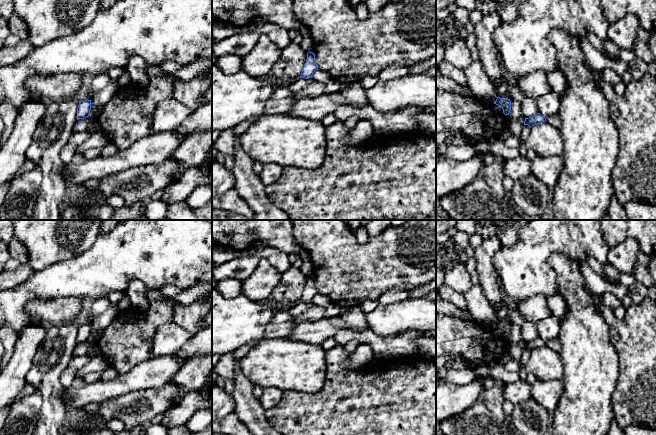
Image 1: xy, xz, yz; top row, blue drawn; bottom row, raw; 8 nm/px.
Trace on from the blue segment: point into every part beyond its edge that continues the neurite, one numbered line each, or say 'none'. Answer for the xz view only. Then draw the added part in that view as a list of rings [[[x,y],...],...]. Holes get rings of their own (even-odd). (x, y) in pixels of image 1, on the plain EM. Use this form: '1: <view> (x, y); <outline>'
none

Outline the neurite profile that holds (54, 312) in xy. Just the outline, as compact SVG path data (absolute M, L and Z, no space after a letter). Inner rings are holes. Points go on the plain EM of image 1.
M75 297L34 299L26 305L26 312L47 327L74 322L82 310L82 300Z

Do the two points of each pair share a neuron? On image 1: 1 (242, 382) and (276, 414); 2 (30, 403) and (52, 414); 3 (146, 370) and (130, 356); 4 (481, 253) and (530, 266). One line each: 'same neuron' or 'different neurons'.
1: different neurons
2: different neurons
3: different neurons
4: different neurons

